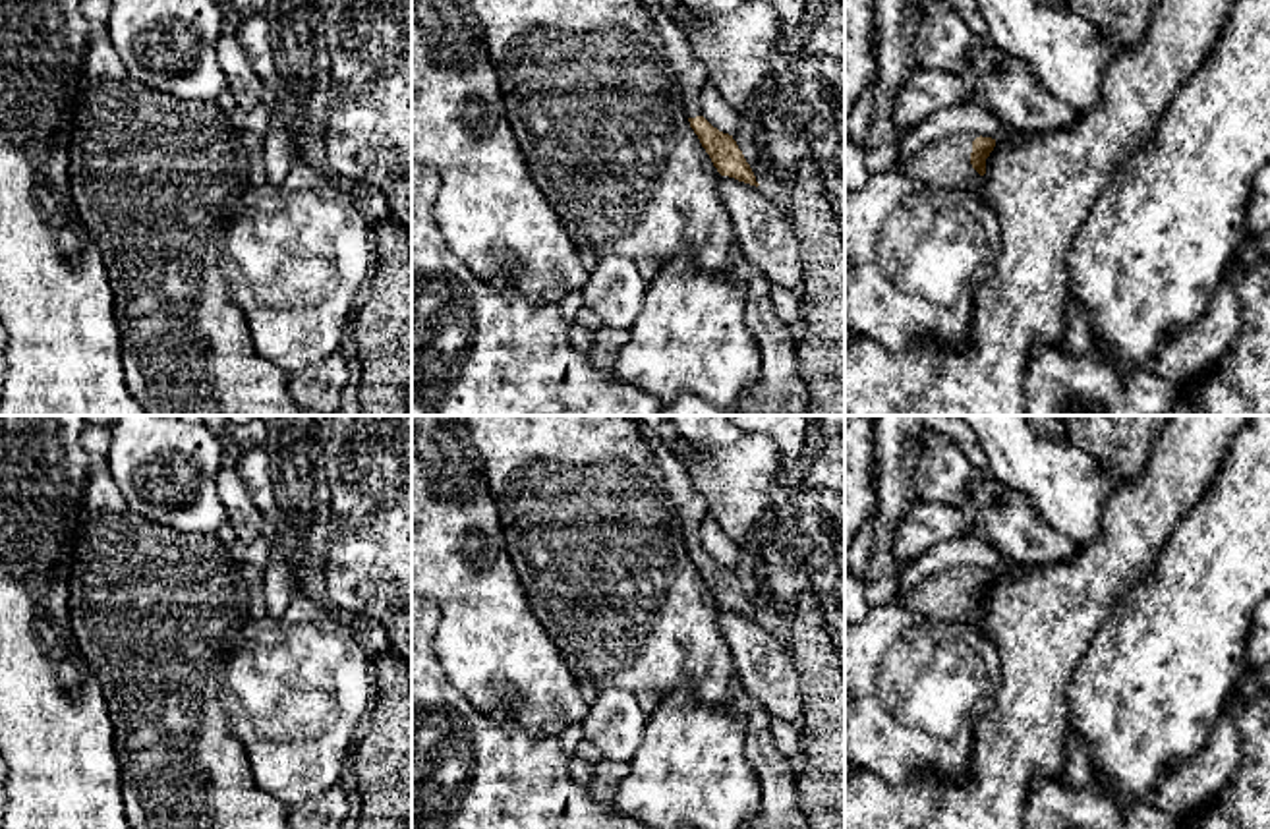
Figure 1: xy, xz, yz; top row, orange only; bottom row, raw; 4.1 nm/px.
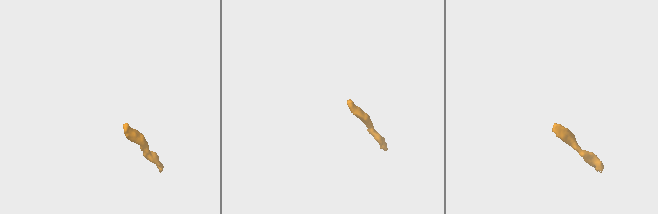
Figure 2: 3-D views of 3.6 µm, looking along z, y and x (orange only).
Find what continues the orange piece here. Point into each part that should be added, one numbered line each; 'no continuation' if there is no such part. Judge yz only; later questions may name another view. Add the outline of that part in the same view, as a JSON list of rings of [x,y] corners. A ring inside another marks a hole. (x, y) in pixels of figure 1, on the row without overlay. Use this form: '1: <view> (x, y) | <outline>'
1: yz (946, 596) | [[[947,568],[926,578],[910,591],[897,587],[893,603],[930,620],[959,620],[976,628],[984,618],[984,609],[970,597],[972,574],[976,570],[980,568]]]

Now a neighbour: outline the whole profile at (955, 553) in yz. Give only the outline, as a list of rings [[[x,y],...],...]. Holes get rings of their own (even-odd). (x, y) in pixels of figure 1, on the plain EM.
[[[978,539],[941,541],[914,558],[899,578],[899,587],[910,591],[926,578],[959,566],[978,566],[982,570],[997,572],[1009,570],[1013,562],[990,543]]]

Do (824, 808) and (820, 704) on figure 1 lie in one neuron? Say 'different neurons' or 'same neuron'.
same neuron

